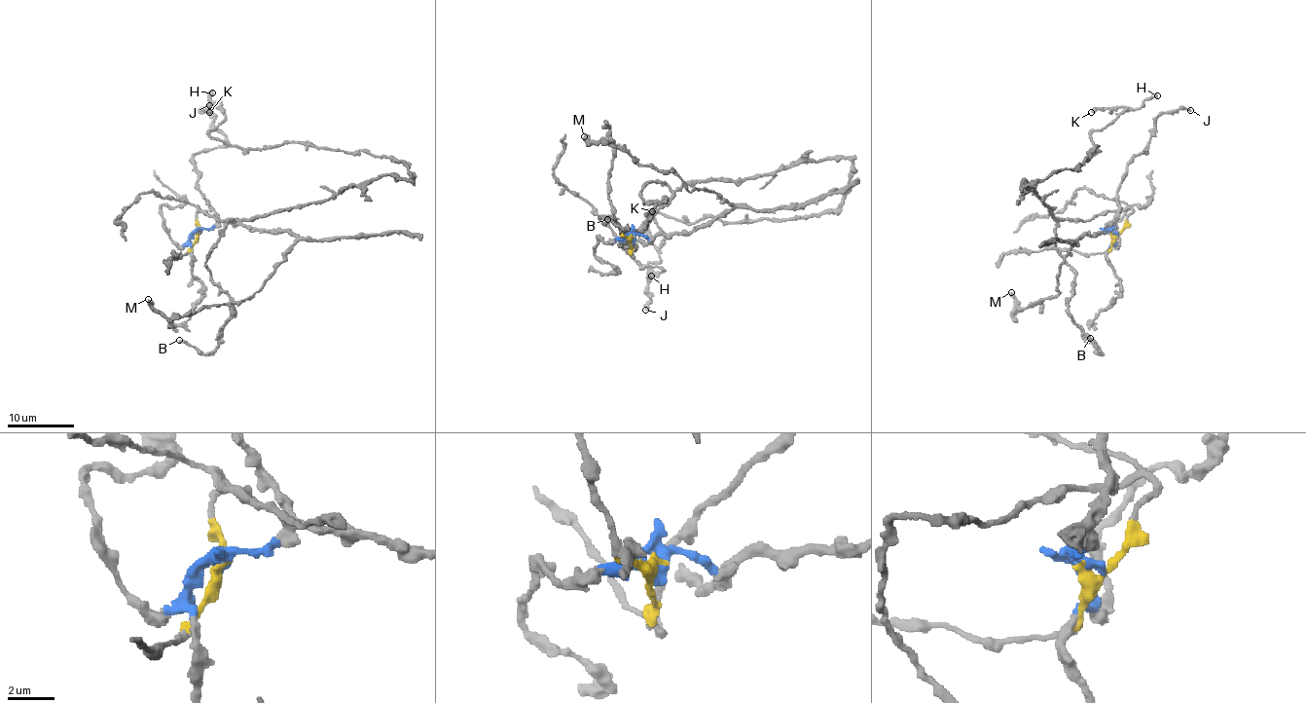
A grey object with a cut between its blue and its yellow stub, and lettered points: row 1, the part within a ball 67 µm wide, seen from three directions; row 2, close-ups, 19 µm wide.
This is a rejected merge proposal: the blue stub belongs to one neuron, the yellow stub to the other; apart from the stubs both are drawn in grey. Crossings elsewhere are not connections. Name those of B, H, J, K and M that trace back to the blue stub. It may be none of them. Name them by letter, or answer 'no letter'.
J, M

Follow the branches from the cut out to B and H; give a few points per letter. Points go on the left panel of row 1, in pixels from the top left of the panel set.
B: (198, 234), (199, 206), (220, 220), (234, 220), (205, 268), (234, 314), (212, 351), (178, 340)
H: (198, 234), (199, 206), (249, 218), (410, 174), (363, 151), (227, 145), (210, 135), (225, 116), (212, 92)

